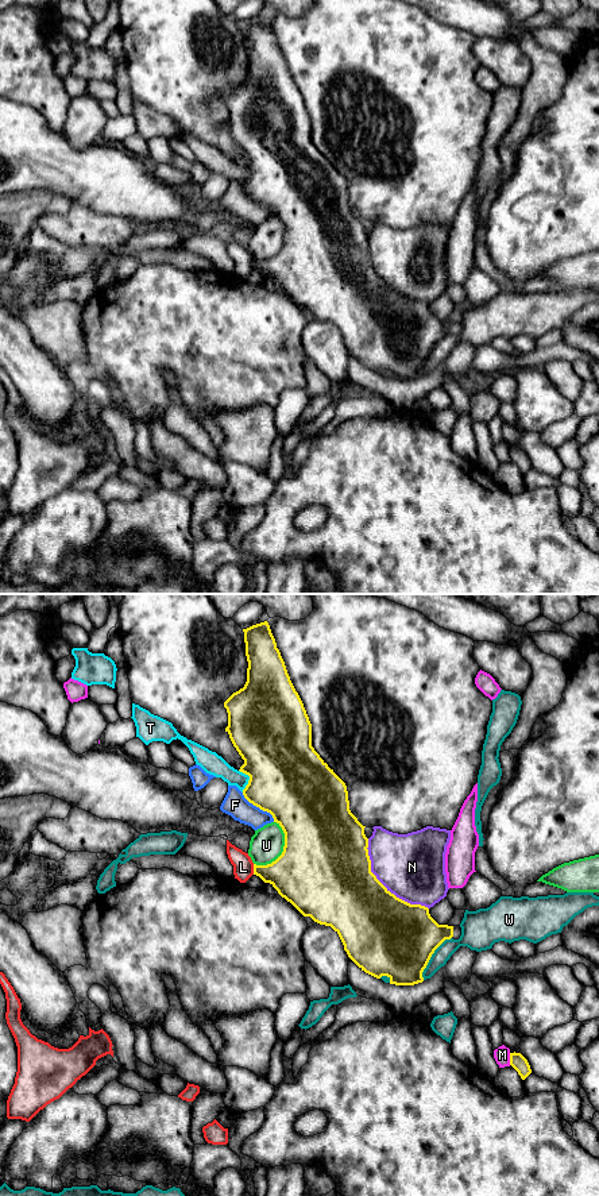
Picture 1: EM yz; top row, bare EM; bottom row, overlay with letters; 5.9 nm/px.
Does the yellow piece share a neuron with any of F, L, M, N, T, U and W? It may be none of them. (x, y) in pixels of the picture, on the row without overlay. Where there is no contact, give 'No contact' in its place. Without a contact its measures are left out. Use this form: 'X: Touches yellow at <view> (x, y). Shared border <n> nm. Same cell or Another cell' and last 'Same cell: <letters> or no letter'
F: Touches yellow at yz (259, 203). Shared border 260 nm. Another cell
L: Touches yellow at yz (254, 265). Shared border 60 nm. Another cell
M: Touches yellow at yz (510, 454). Shared border 70 nm. Another cell
N: Touches yellow at yz (382, 280). Shared border 550 nm. Another cell
T: Touches yellow at yz (250, 174). Shared border 140 nm. Another cell
U: Touches yellow at yz (282, 247). Shared border 300 nm. Another cell
W: Touches yellow at yz (431, 351). Shared border 300 nm. Another cell
Same cell: no letter

